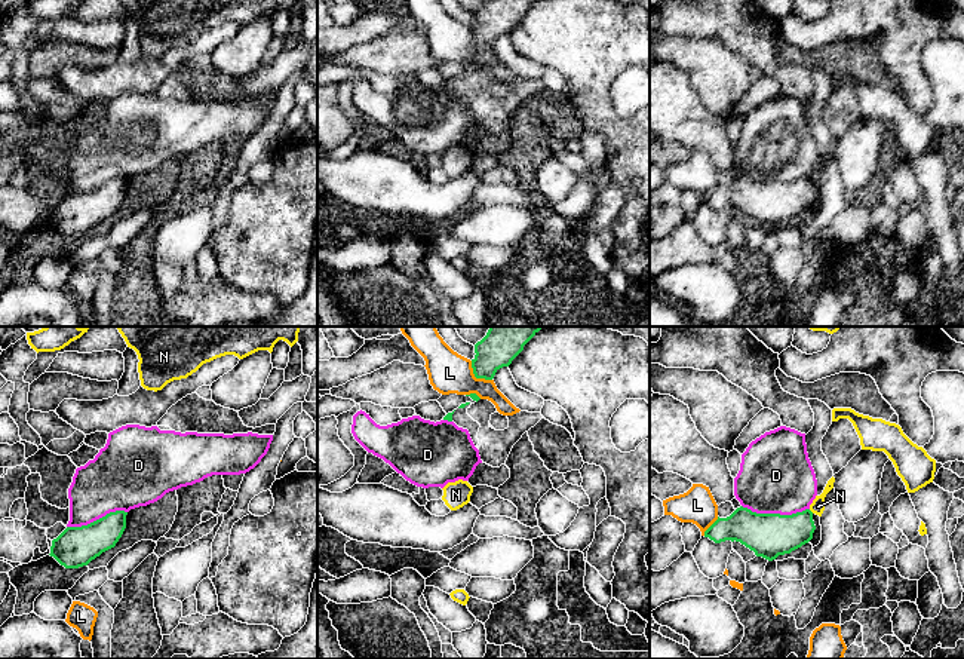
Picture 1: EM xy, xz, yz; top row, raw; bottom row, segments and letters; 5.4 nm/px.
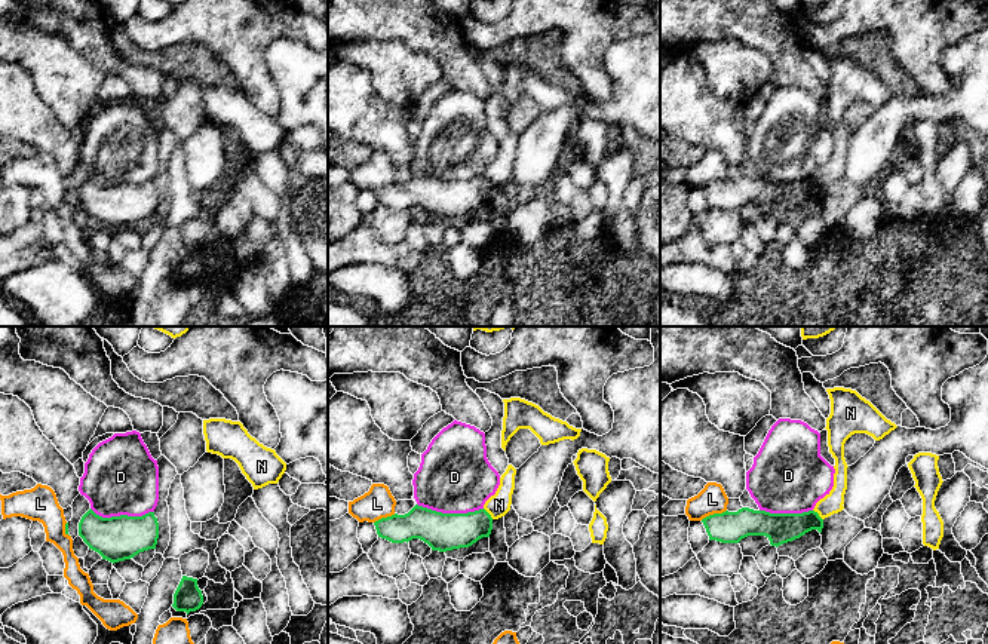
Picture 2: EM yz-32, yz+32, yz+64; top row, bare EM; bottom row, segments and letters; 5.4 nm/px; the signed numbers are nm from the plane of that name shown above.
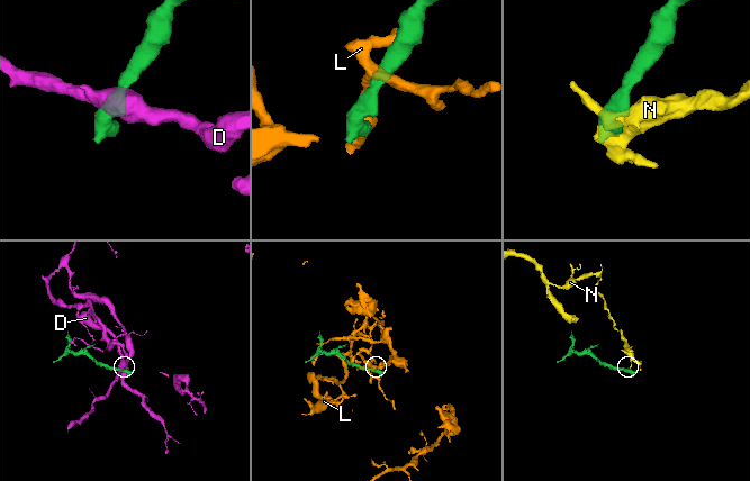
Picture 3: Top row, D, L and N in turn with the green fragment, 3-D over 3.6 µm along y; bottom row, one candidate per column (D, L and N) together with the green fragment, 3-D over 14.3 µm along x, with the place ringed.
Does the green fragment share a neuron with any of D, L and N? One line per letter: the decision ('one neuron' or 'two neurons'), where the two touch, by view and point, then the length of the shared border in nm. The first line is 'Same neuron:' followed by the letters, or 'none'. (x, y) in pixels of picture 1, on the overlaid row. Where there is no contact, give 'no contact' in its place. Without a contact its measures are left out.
Same neuron: none
D: two neurons; meets green in yz at (776, 514); contact 360 nm long
L: two neurons; meets green in xz at (476, 377); contact 160 nm long
N: two neurons; meets green in yz at (810, 511); contact 40 nm long

